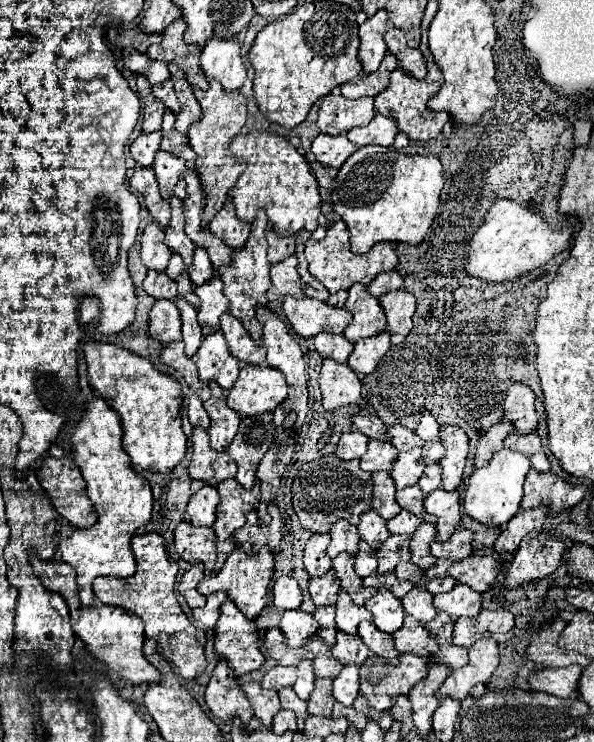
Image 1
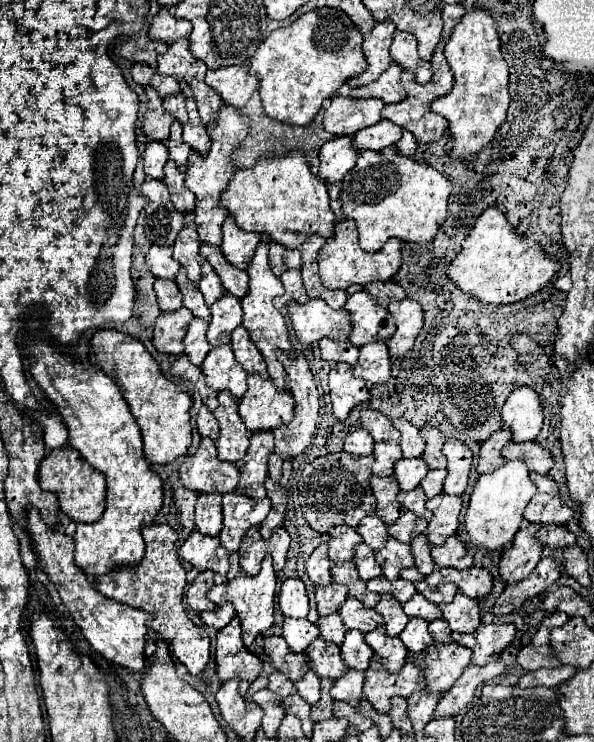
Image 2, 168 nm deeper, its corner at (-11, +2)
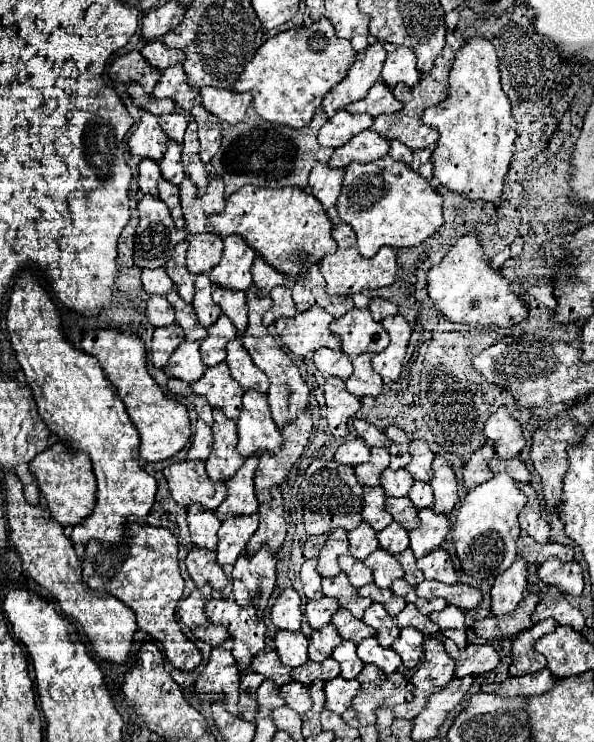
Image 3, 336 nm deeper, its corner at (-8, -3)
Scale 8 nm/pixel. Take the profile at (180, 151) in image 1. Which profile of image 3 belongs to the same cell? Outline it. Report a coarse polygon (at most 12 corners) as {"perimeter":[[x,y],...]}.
{"perimeter":[[169,141],[161,159],[163,179],[173,185],[185,179],[181,147]]}

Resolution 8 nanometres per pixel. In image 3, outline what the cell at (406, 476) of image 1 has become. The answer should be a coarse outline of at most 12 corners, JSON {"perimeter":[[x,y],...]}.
{"perimeter":[[385,469],[381,487],[389,497],[405,497],[413,477],[405,469]]}

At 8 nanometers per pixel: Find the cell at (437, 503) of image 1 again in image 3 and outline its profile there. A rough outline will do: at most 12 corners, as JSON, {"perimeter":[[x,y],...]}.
{"perimeter":[[421,509],[409,531],[415,557],[437,551],[449,531],[449,517]]}

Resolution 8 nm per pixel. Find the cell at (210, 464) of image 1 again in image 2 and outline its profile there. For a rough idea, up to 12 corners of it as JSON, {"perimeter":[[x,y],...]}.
{"perimeter":[[212,438],[180,466],[194,492],[232,492],[240,470],[220,460]]}

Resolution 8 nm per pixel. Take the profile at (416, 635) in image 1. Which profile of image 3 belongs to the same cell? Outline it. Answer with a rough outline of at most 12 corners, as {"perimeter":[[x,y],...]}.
{"perimeter":[[405,627],[391,645],[407,669],[423,657],[423,637]]}

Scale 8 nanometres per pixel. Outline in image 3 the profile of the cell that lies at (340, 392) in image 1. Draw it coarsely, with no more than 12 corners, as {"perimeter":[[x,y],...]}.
{"perimeter":[[337,377],[325,381],[327,423],[335,437],[347,435],[347,421],[361,401]]}

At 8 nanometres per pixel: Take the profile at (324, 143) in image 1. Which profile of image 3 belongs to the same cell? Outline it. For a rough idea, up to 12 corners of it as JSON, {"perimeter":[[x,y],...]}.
{"perimeter":[[315,165],[309,191],[325,209],[333,207],[343,169]]}

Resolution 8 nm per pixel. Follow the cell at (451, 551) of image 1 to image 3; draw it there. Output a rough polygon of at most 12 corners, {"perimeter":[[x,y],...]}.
{"perimeter":[[437,549],[417,559],[425,579],[457,583],[447,551]]}

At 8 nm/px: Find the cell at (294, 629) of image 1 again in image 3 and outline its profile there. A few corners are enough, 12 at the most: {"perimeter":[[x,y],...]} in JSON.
{"perimeter":[[277,631],[275,651],[283,665],[307,663],[307,637]]}

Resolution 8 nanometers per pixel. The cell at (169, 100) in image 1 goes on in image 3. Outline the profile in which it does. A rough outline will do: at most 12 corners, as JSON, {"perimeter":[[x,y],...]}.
{"perimeter":[[183,113],[161,115],[159,123],[167,137],[183,143],[187,117]]}

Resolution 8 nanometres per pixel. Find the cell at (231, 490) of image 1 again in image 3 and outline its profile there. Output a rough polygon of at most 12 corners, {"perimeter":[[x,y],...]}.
{"perimeter":[[259,515],[229,517],[219,529],[217,563],[233,565],[257,531]]}

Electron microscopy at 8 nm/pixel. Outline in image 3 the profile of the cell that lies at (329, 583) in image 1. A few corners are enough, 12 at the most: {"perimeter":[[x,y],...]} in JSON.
{"perimeter":[[329,597],[307,601],[305,619],[317,631],[339,609]]}

